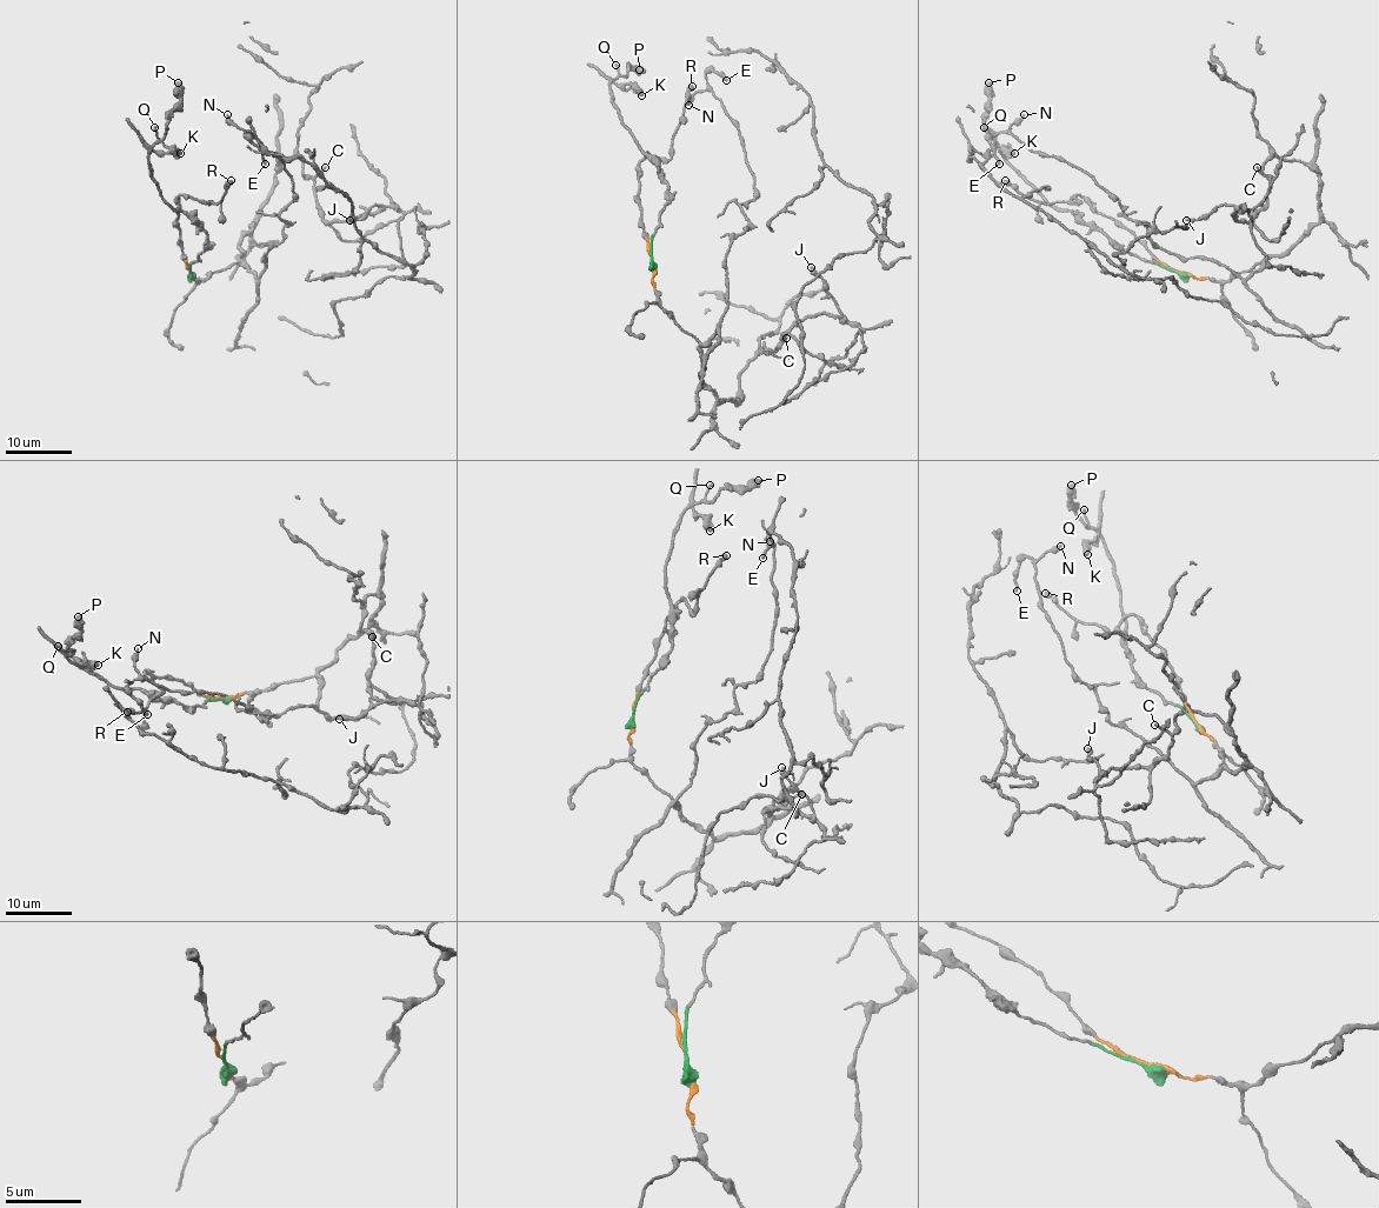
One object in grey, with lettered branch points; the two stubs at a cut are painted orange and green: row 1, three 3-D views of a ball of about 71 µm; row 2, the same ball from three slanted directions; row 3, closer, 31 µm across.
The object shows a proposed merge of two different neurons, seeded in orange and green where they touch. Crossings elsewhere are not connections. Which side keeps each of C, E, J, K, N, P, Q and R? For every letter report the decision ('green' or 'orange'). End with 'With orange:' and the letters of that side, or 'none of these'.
C: orange
E: orange
J: orange
K: green
N: orange
P: green
Q: green
R: orange
With orange: C, E, J, N, R

